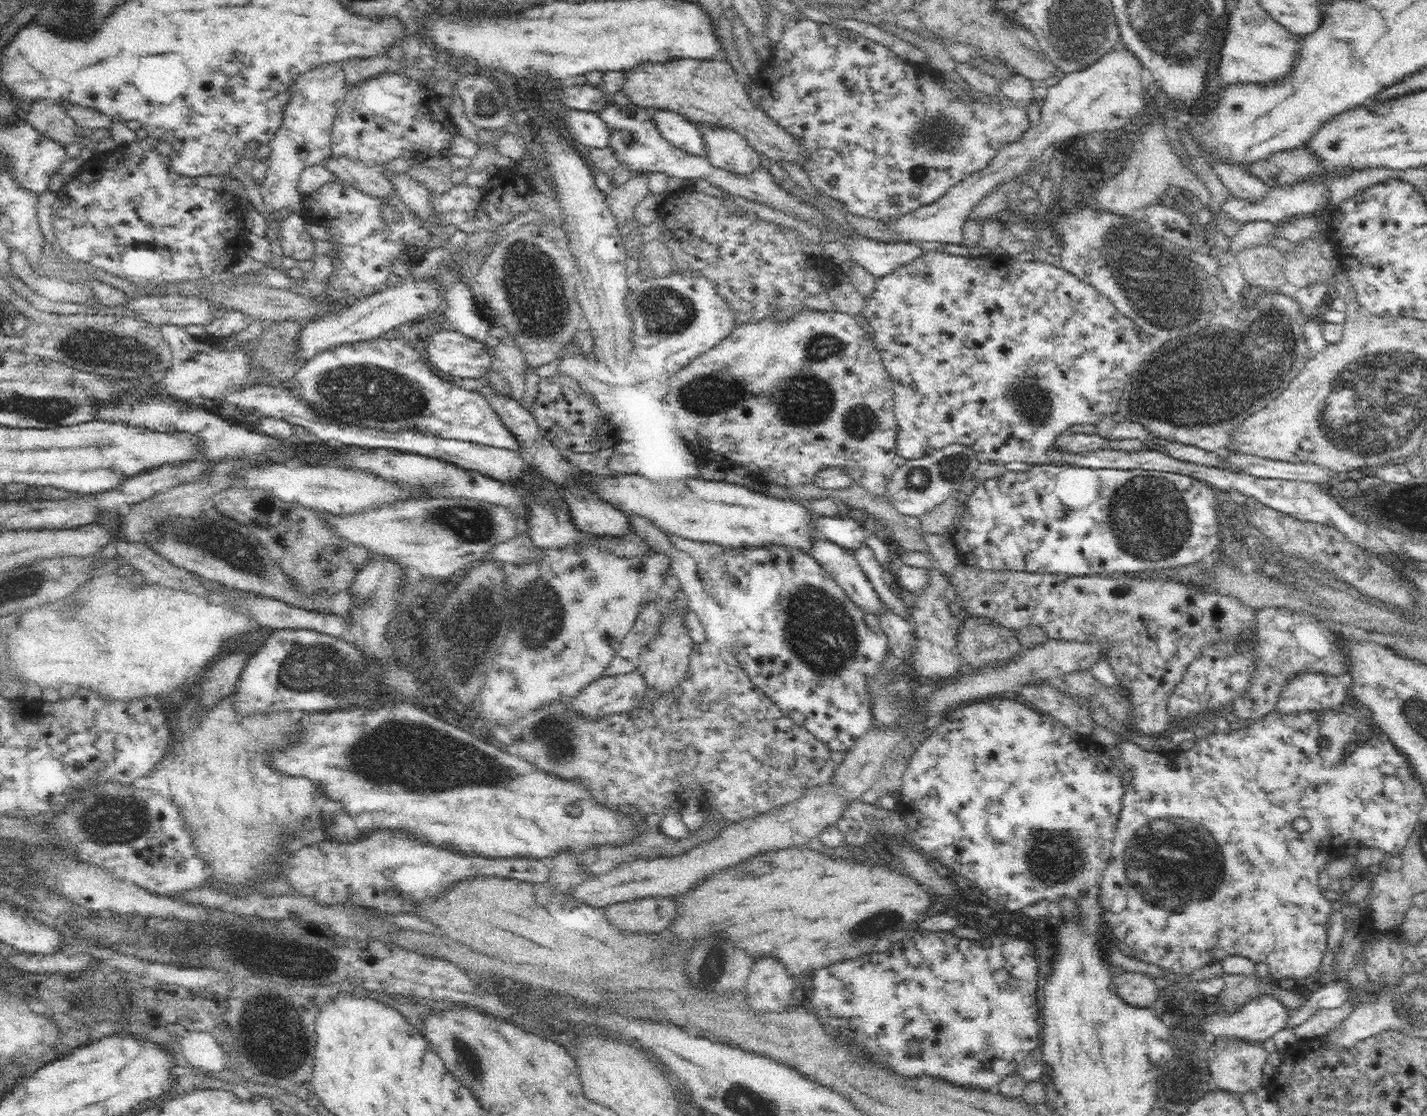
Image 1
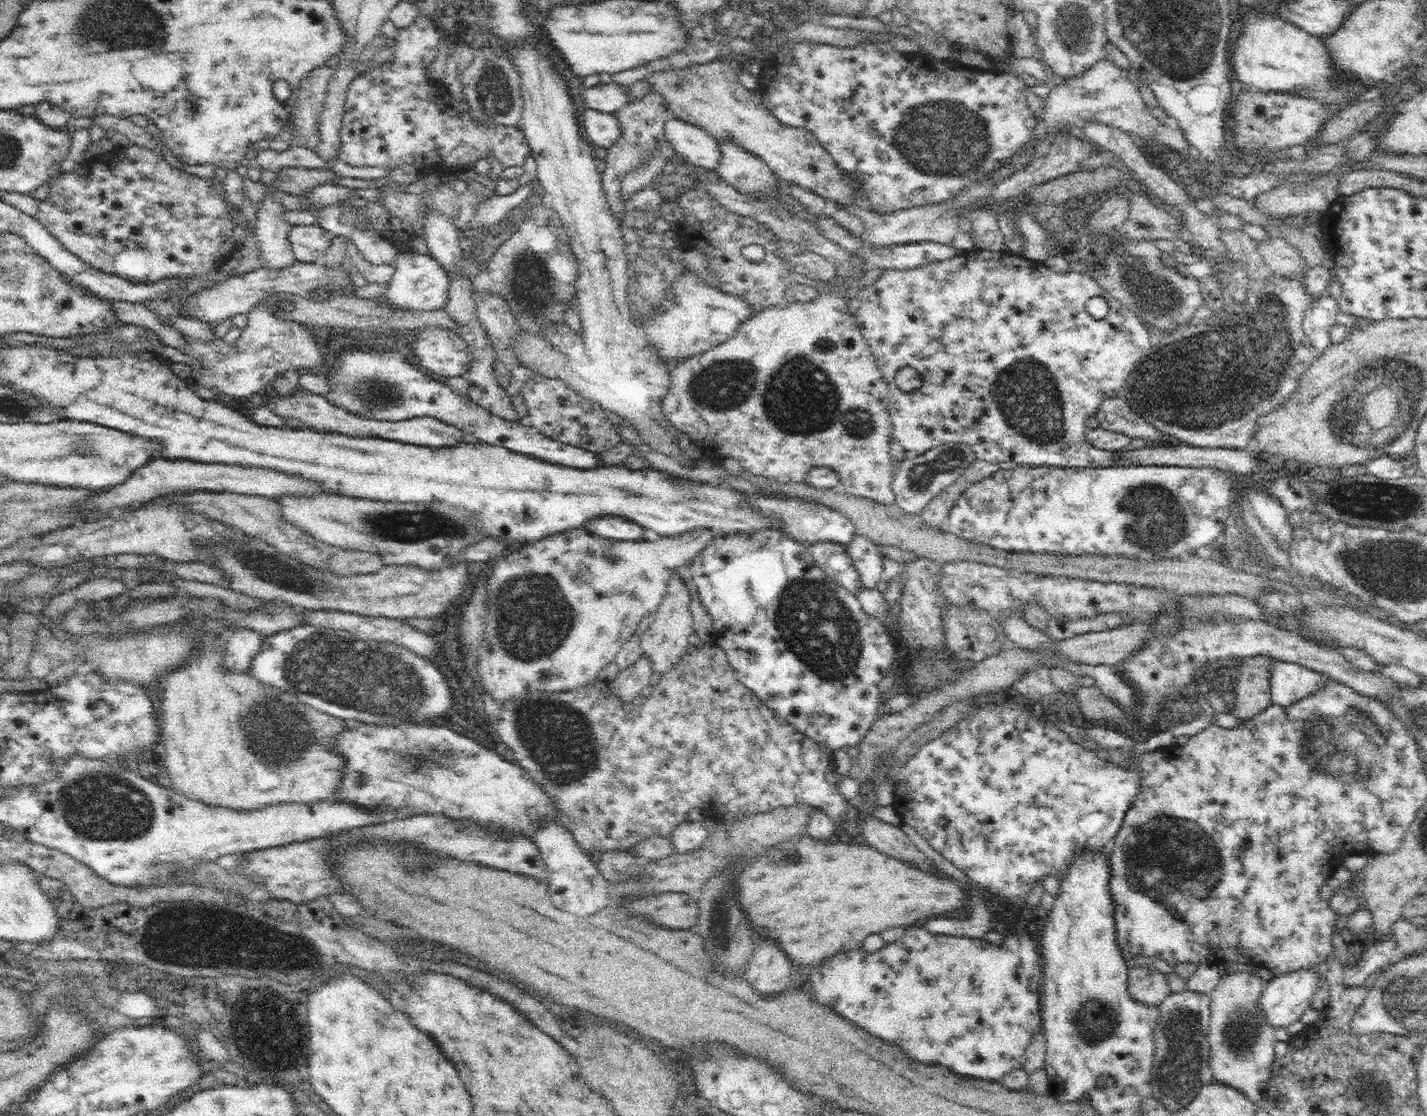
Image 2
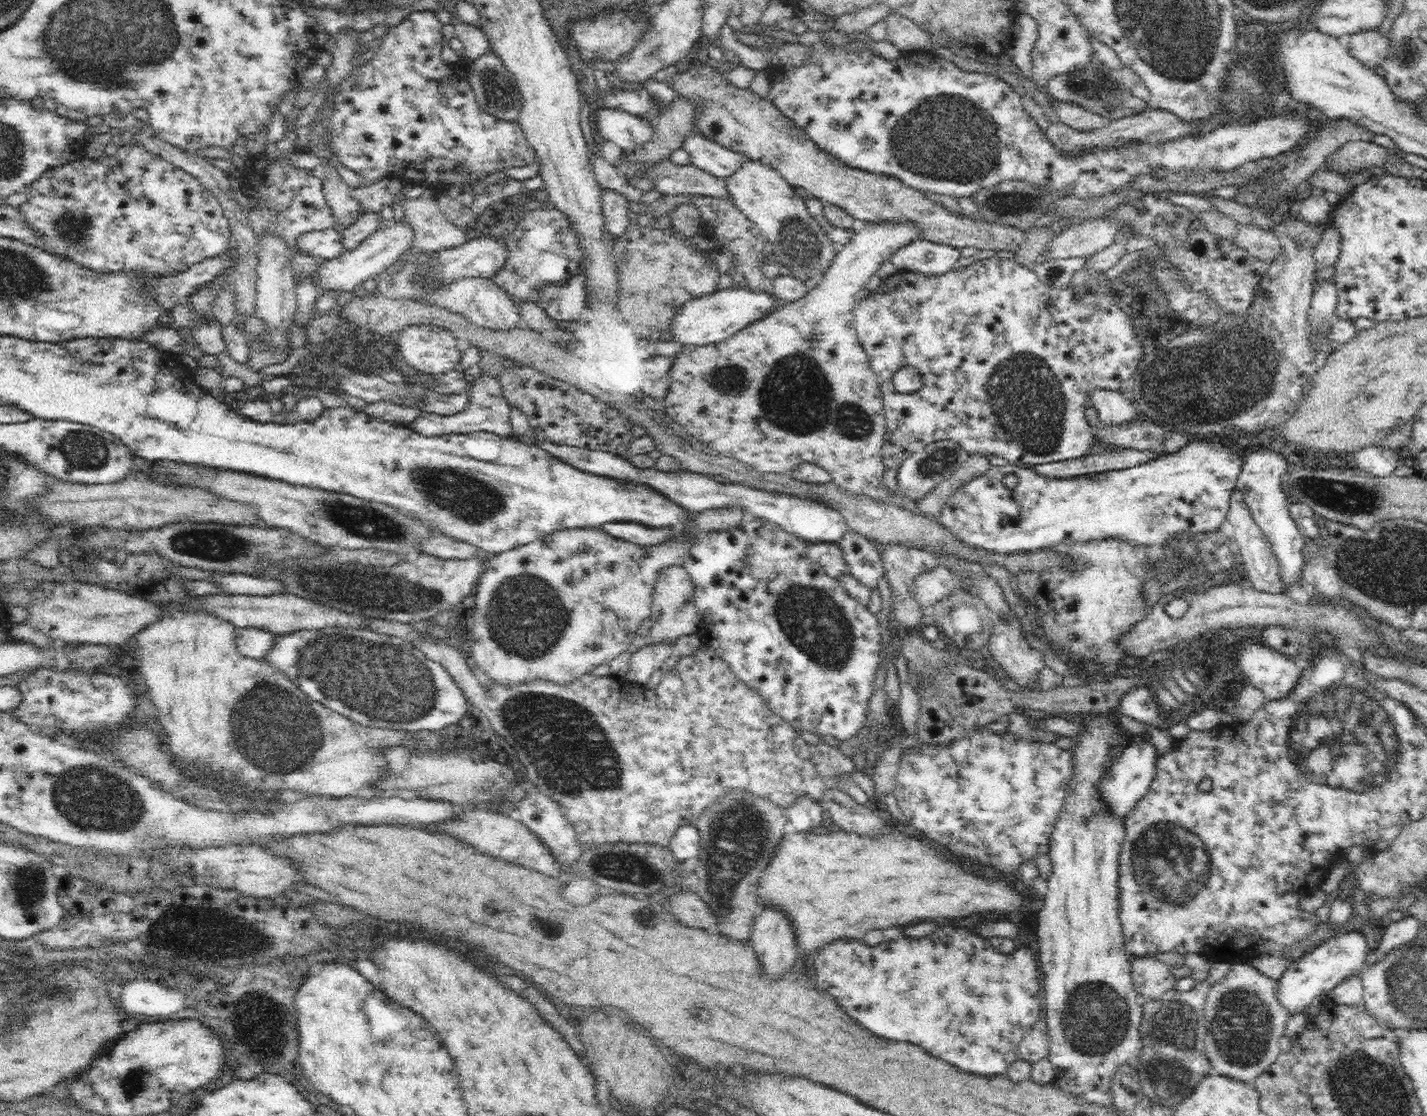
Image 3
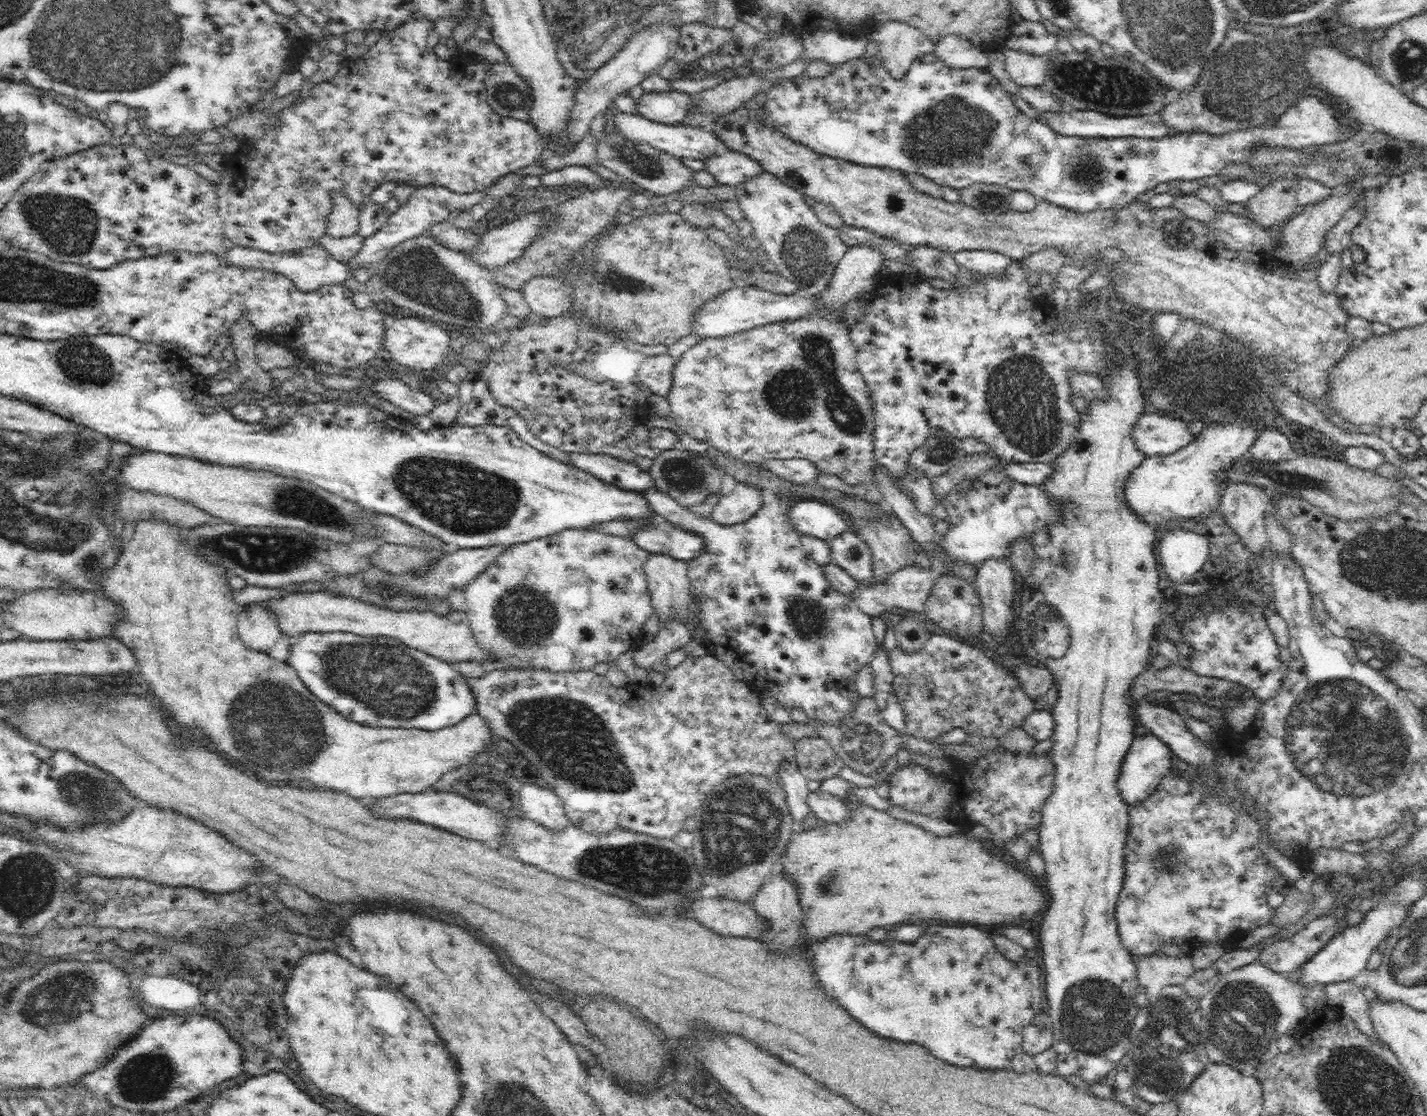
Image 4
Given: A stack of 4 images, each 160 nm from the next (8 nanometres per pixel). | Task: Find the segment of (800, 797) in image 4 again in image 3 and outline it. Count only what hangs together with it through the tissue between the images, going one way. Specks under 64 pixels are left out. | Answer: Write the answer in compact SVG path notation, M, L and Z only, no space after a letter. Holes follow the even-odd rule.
M806 797L799 798L797 803L794 803L792 808L785 812L787 819L798 833L814 834L814 830L822 826L824 814L825 818L827 817L827 811L823 804L814 803L812 799Z

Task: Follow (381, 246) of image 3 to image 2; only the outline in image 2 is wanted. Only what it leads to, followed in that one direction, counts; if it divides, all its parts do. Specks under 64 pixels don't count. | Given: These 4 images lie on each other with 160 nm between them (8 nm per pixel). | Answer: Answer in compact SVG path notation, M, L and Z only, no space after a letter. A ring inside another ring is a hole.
M295 262L284 268L274 268L262 266L256 270L250 270L244 273L233 273L218 282L214 286L204 287L200 292L186 296L180 300L178 312L188 319L196 319L211 327L228 320L236 315L247 314L258 303L263 302L265 295L276 292L289 292L292 298L297 296L307 296L310 289L320 286L332 286L337 290L341 281L349 282L349 279L341 272L341 264L333 269L326 269L318 263L300 263Z

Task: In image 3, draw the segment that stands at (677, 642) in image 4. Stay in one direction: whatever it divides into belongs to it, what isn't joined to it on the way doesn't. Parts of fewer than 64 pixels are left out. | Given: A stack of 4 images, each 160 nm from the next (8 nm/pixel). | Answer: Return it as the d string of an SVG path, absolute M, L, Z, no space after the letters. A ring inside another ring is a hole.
M671 645L648 646L631 653L625 677L634 686L646 685L650 676L660 669L666 658L671 656Z

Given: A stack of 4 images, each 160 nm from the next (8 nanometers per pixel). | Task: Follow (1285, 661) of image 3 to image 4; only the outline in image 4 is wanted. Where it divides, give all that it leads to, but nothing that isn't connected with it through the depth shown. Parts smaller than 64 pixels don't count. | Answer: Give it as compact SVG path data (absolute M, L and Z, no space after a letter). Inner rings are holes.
M1205 594L1198 598L1191 615L1183 616L1180 622L1184 640L1195 651L1190 668L1200 676L1243 684L1262 702L1274 698L1281 691L1289 667L1282 662L1281 648L1267 625L1267 615L1256 608L1241 608L1239 604L1222 604L1220 610L1209 605Z

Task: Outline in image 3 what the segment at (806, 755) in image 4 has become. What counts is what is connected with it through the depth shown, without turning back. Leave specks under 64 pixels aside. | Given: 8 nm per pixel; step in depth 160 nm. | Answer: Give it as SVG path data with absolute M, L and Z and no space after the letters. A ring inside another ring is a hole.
M824 742L814 746L812 752L817 768L828 778L856 771L853 759L843 751L842 747L831 747Z

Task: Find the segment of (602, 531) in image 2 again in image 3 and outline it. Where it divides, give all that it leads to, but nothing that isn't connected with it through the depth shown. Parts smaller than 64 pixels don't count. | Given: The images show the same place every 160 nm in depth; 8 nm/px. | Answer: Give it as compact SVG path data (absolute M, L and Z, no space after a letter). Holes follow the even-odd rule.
M612 521L600 526L602 530L614 538L636 544L658 544L672 536L673 529L654 529L632 521Z

